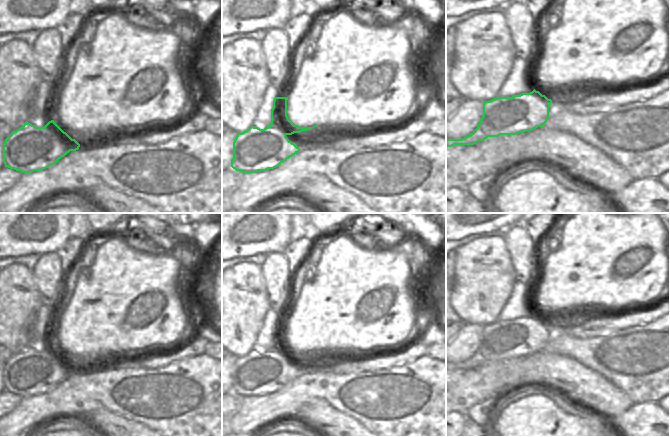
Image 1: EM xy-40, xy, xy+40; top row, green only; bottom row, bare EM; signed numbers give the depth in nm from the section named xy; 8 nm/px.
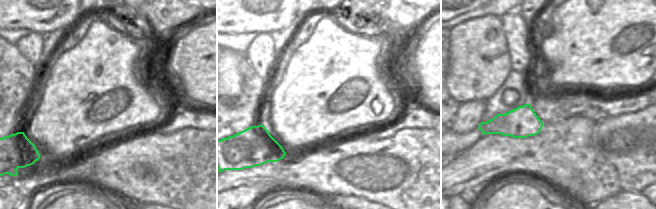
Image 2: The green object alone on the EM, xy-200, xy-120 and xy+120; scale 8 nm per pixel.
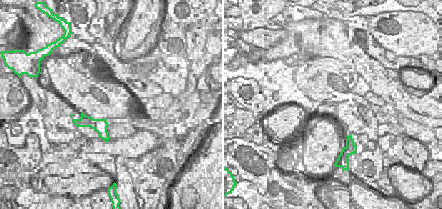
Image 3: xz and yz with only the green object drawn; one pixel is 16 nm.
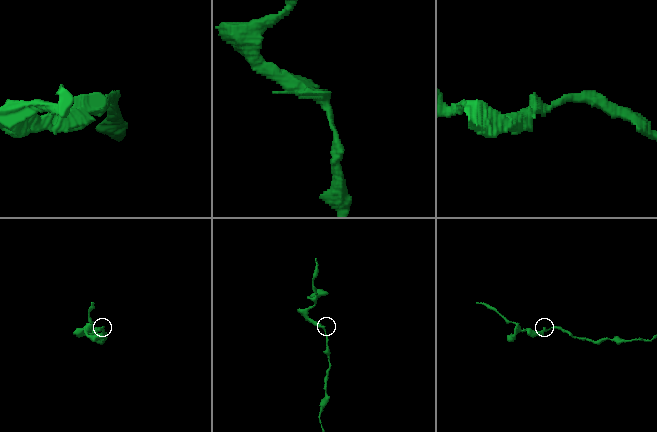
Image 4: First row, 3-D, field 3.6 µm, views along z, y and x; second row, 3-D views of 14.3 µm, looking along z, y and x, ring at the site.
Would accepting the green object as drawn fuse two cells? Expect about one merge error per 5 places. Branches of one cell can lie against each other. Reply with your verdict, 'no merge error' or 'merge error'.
no merge error

